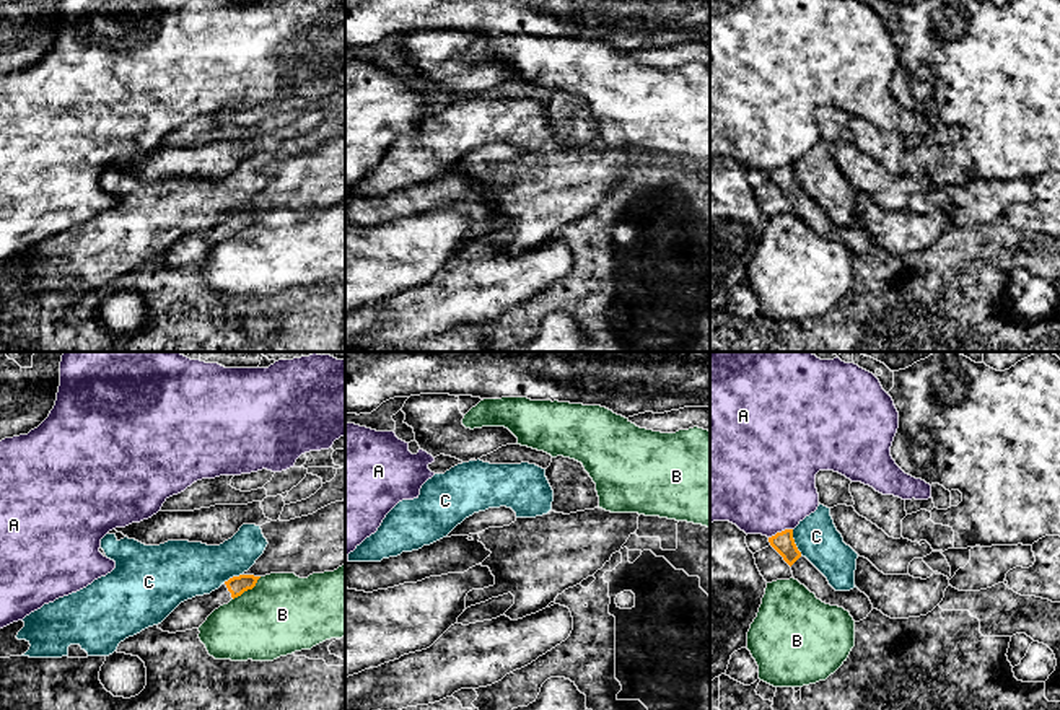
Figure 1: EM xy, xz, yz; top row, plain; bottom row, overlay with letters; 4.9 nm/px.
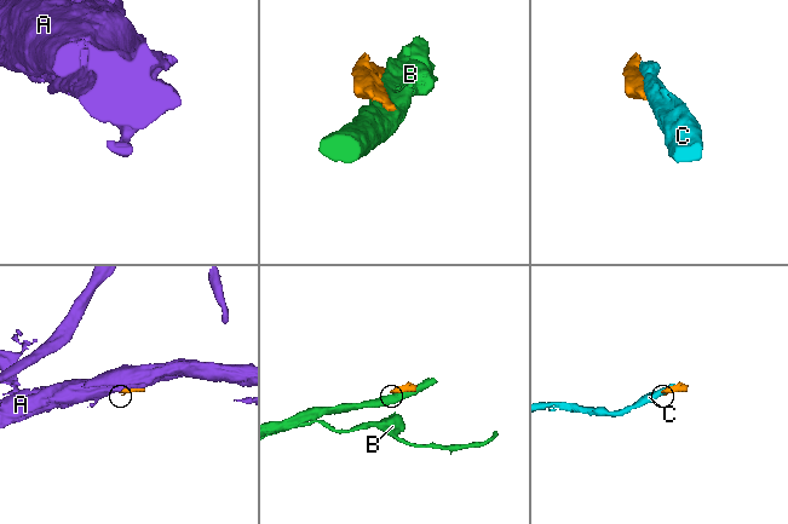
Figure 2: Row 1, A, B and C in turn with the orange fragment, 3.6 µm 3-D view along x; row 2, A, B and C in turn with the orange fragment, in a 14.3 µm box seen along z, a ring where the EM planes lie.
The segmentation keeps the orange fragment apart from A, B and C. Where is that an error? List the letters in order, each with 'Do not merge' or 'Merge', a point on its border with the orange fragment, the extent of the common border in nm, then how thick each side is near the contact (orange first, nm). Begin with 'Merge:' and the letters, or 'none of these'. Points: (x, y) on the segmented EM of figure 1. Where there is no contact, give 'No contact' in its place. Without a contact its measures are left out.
Merge: none of these
A: Do not merge. Touches orange at yz (782, 531). Shared border 130 nm. Thickness 110 nm (orange) against 500 nm
B: Do not merge. Touches orange at xy (248, 588). Shared border 180 nm. Thickness 90 nm (orange) against 380 nm
C: Do not merge. Touches orange at yz (793, 543). Shared border 140 nm. Thickness 110 nm (orange) against 220 nm

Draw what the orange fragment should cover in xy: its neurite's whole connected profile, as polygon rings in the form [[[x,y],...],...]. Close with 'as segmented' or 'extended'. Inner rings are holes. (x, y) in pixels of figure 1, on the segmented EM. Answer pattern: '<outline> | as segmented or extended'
[[[254,575],[233,576],[210,594],[195,596],[181,603],[161,624],[158,624],[158,629],[169,633],[199,629],[215,609],[228,604],[244,591],[252,589],[259,578],[261,576]]] | extended

